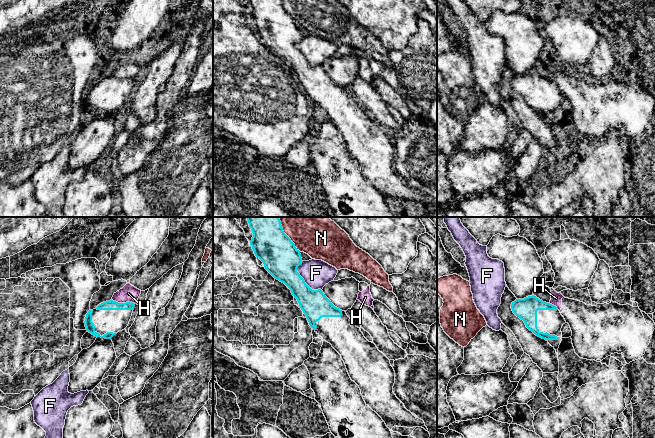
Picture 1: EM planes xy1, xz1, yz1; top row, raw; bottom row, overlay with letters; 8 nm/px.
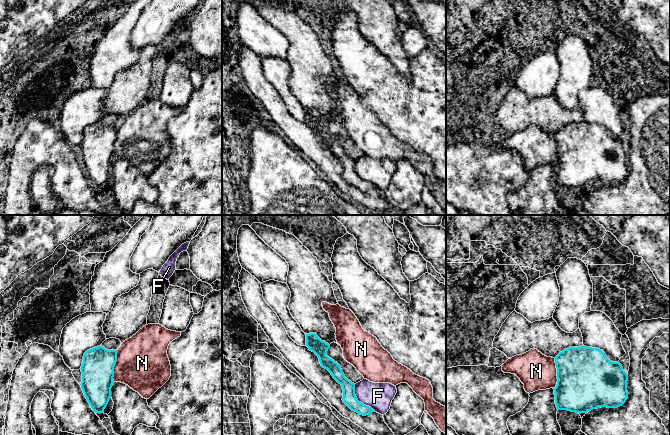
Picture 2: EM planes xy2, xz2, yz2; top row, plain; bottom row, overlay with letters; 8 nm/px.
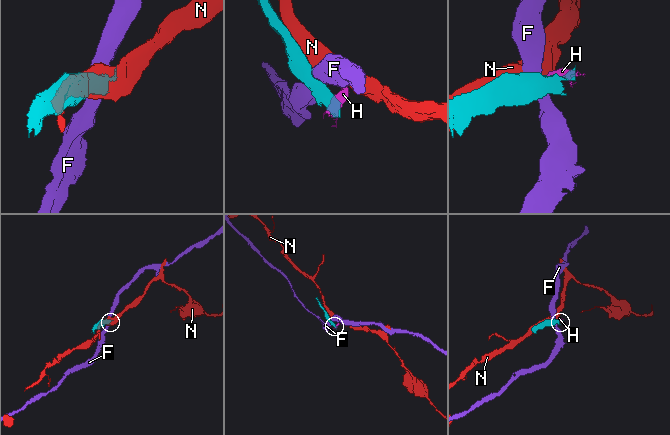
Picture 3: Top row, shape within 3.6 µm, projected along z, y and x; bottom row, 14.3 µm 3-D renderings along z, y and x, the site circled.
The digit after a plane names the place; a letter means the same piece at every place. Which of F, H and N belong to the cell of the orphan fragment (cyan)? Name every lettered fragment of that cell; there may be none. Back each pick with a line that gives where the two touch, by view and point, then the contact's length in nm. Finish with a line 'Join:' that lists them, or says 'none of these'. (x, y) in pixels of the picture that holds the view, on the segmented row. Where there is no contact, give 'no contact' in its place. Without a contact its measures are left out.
Join: none of these

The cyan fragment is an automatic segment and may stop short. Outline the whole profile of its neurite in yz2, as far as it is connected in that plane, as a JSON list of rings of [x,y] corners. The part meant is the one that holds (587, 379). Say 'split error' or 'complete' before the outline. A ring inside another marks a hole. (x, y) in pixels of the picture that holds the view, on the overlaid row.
complete | [[[586,346],[569,347],[555,357],[557,385],[554,389],[558,410],[587,413],[598,407],[618,408],[627,398],[628,374],[618,362],[610,361],[605,353]]]

